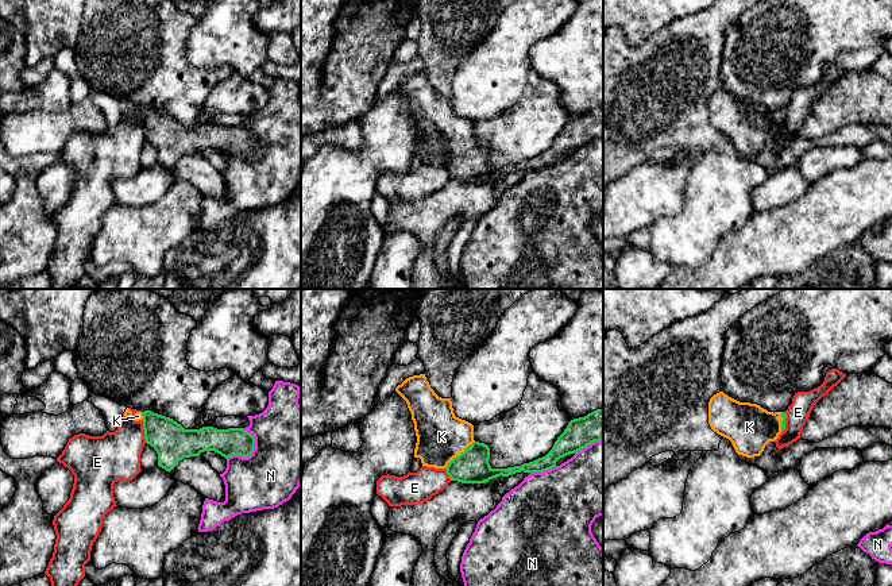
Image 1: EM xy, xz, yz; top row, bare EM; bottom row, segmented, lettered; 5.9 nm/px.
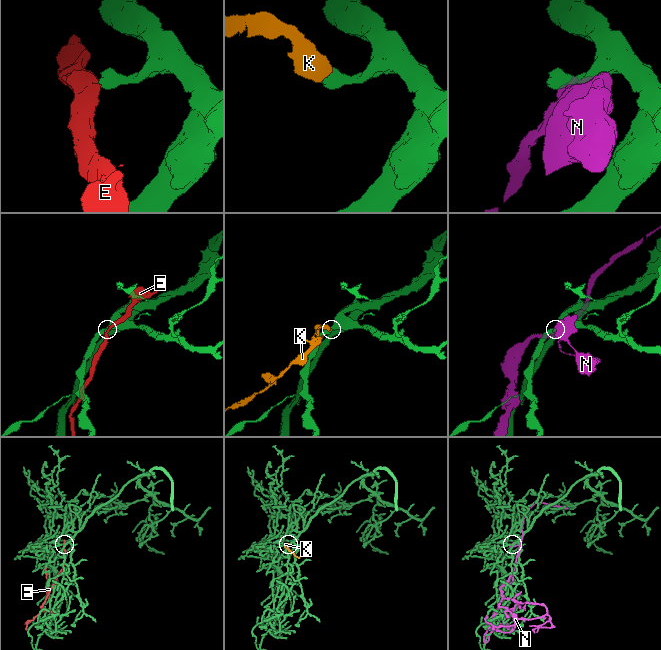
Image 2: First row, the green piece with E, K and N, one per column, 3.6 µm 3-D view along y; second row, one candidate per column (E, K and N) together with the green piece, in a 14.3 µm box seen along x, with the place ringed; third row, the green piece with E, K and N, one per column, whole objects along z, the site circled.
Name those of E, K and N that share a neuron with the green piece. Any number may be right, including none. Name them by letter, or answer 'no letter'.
K

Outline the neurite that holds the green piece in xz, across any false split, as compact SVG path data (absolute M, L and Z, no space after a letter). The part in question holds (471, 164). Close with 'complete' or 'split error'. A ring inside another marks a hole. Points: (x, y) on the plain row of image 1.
M425 72L406 76L395 89L412 111L417 134L414 155L420 155L422 163L445 166L451 178L462 181L486 181L521 169L542 170L556 165L560 155L603 138L603 107L596 107L571 117L545 154L521 163L493 166L489 143L474 138L474 123L455 113L451 96L439 95Z; split error

